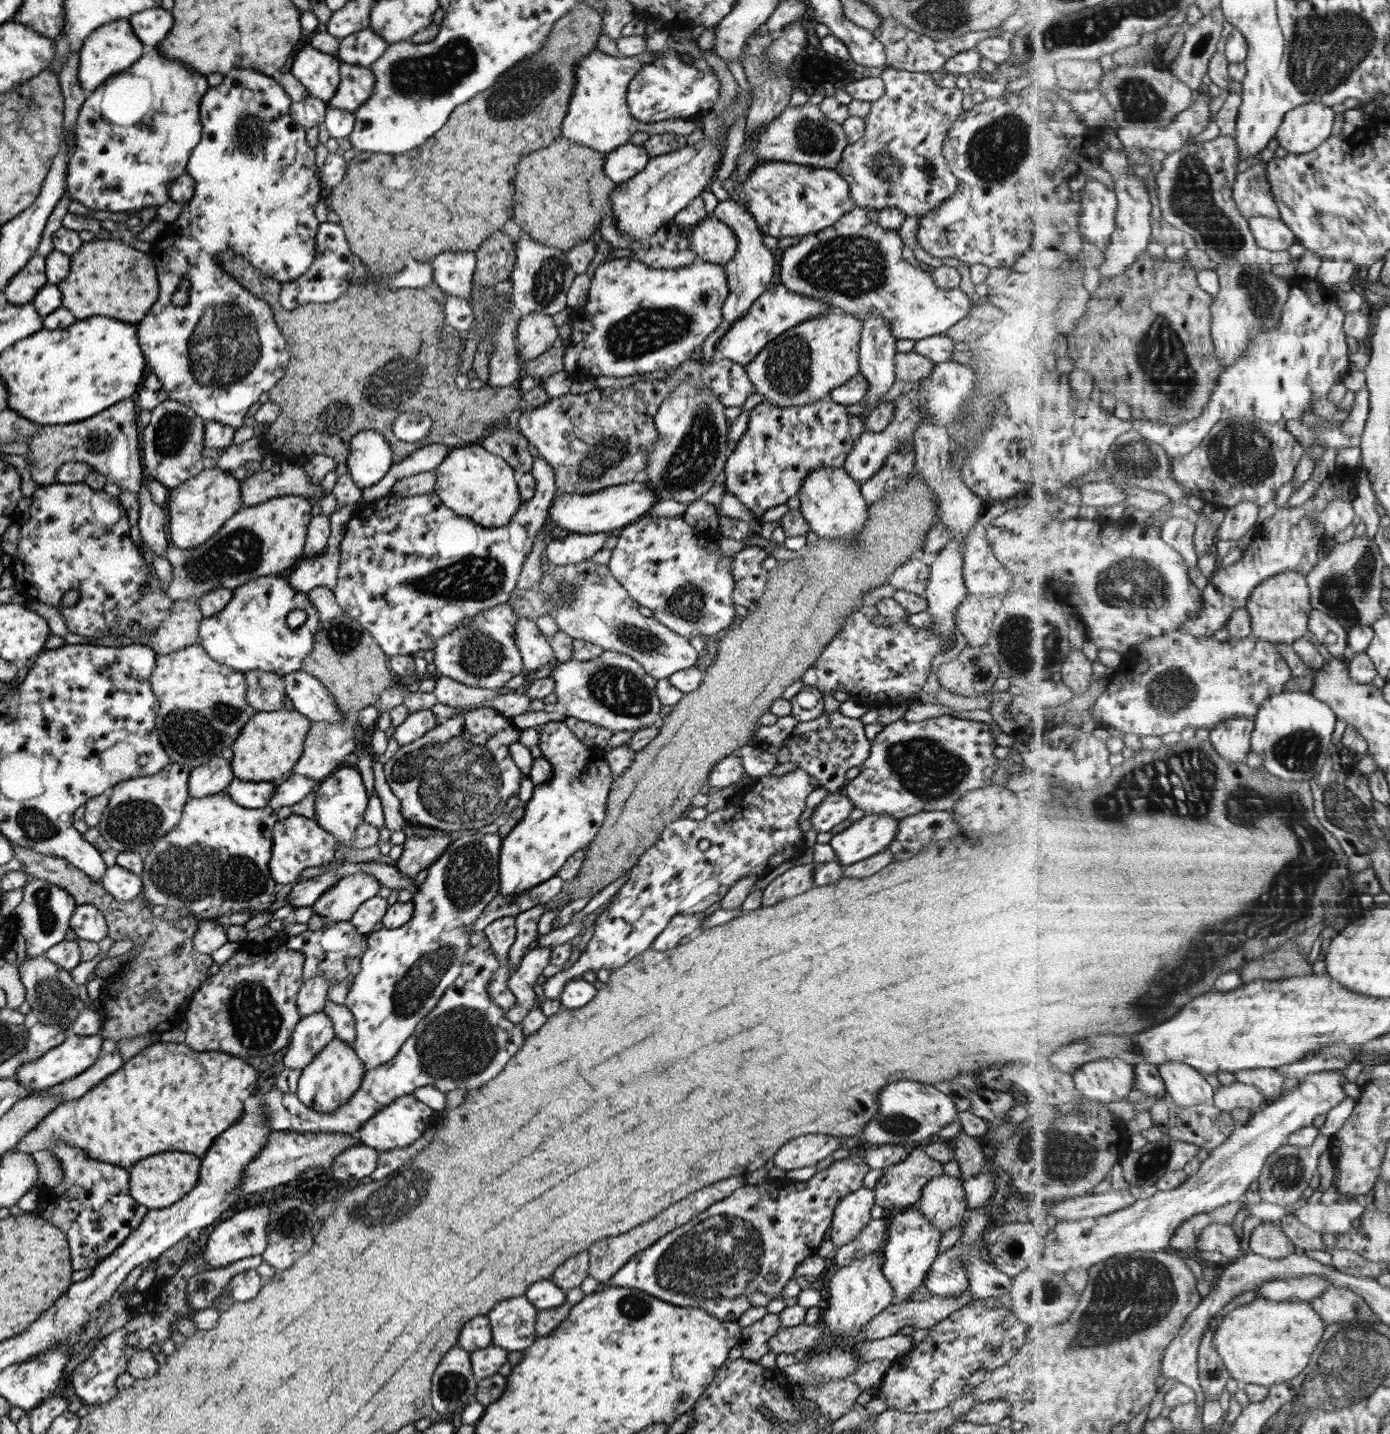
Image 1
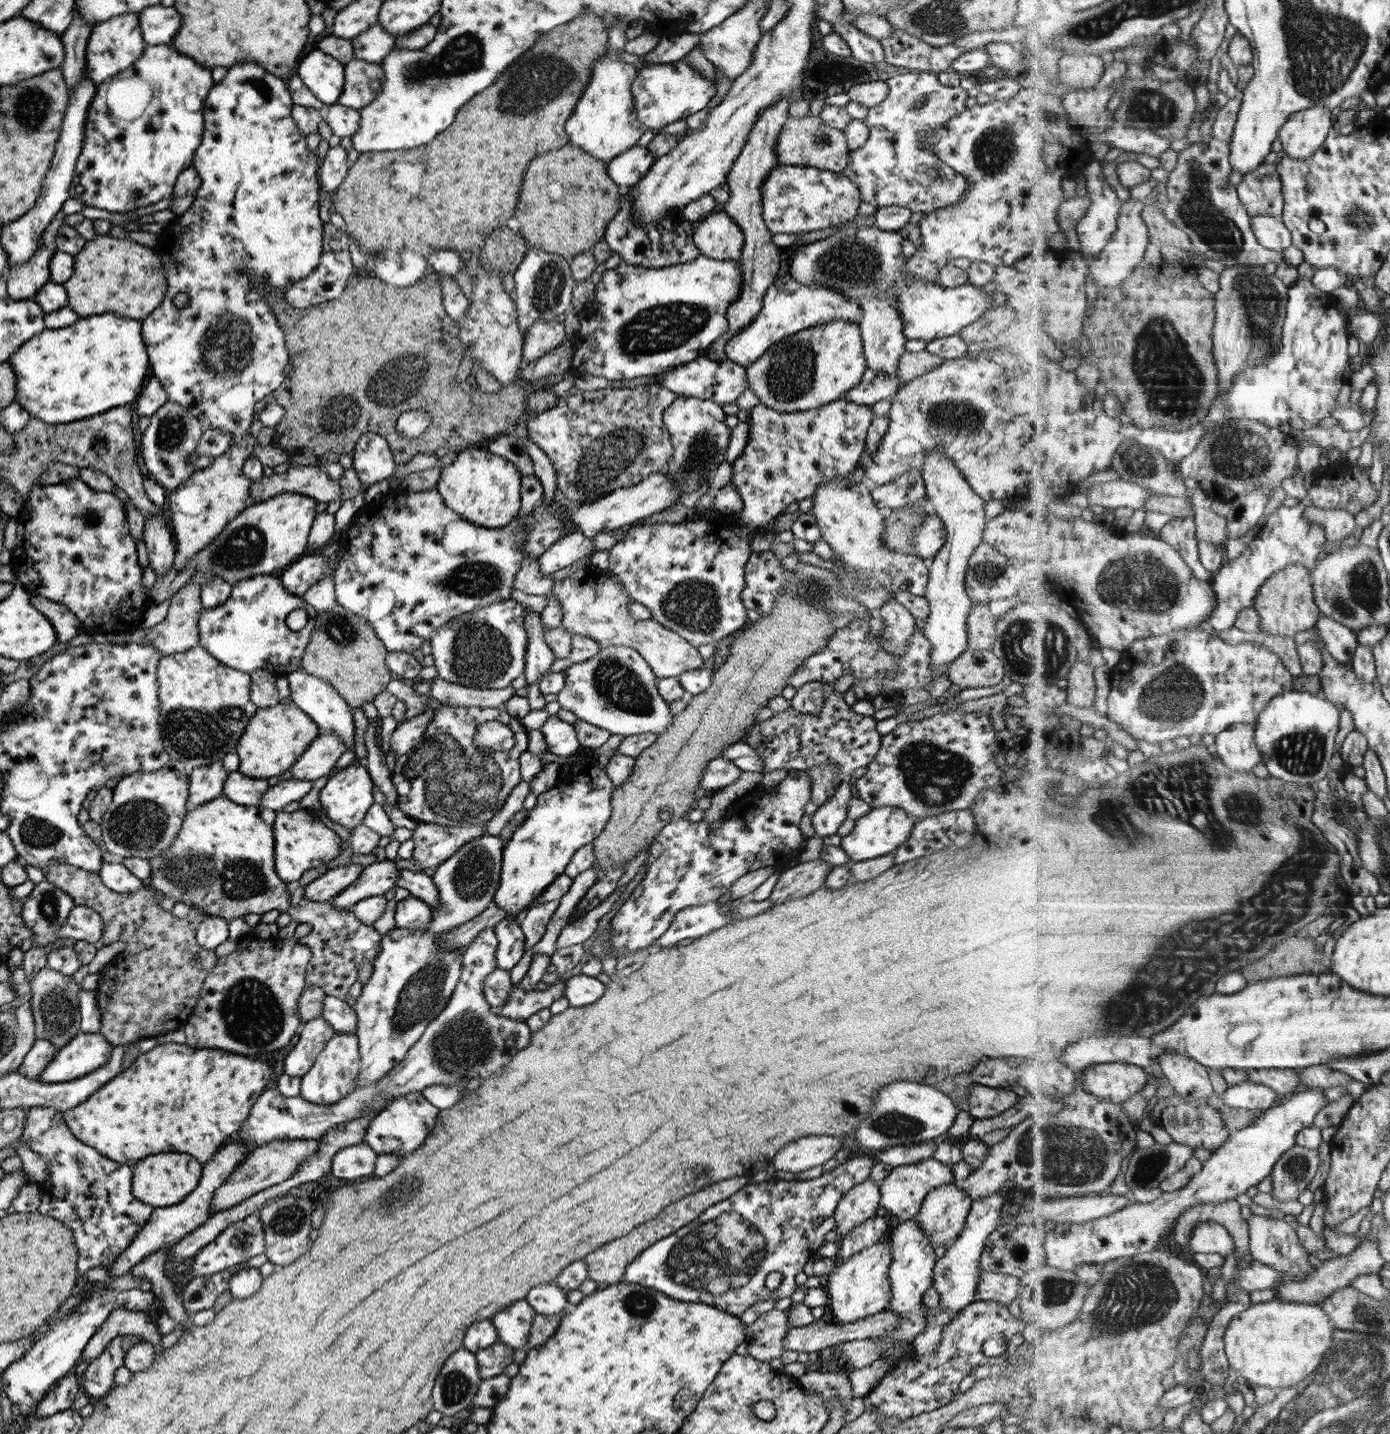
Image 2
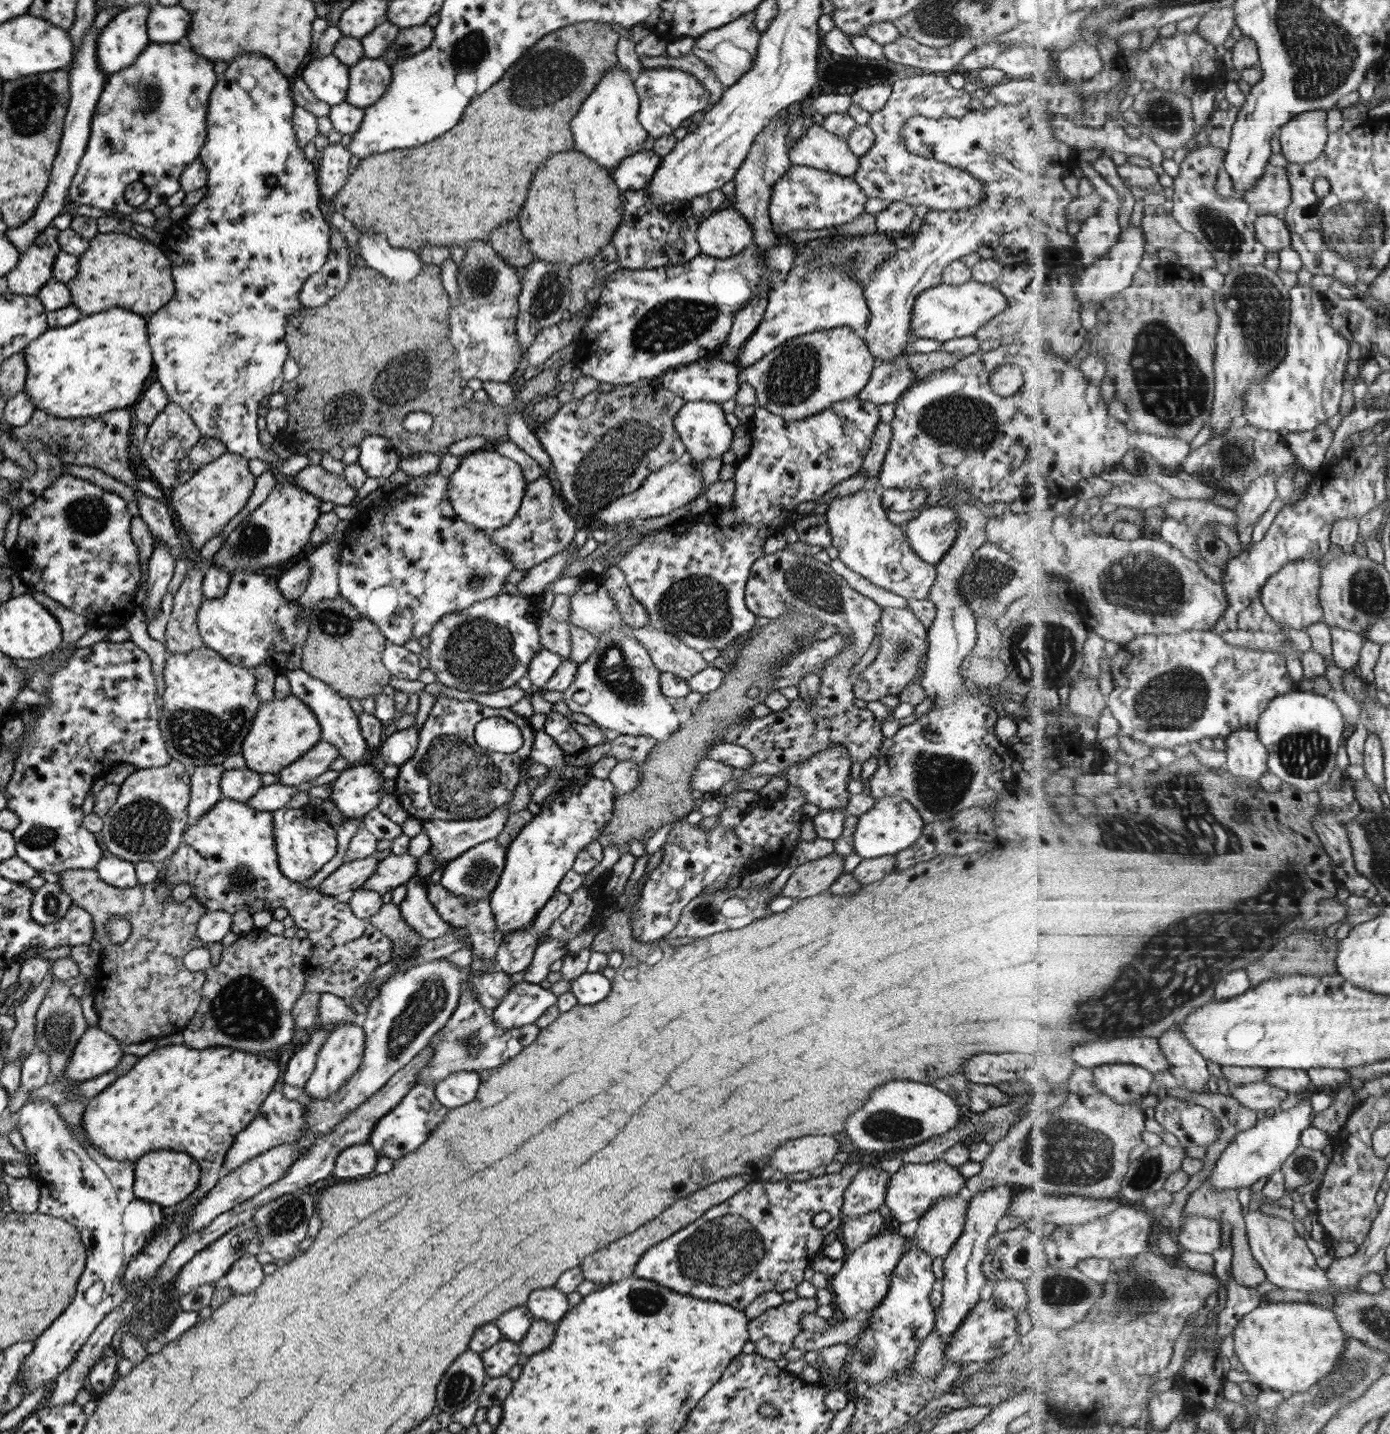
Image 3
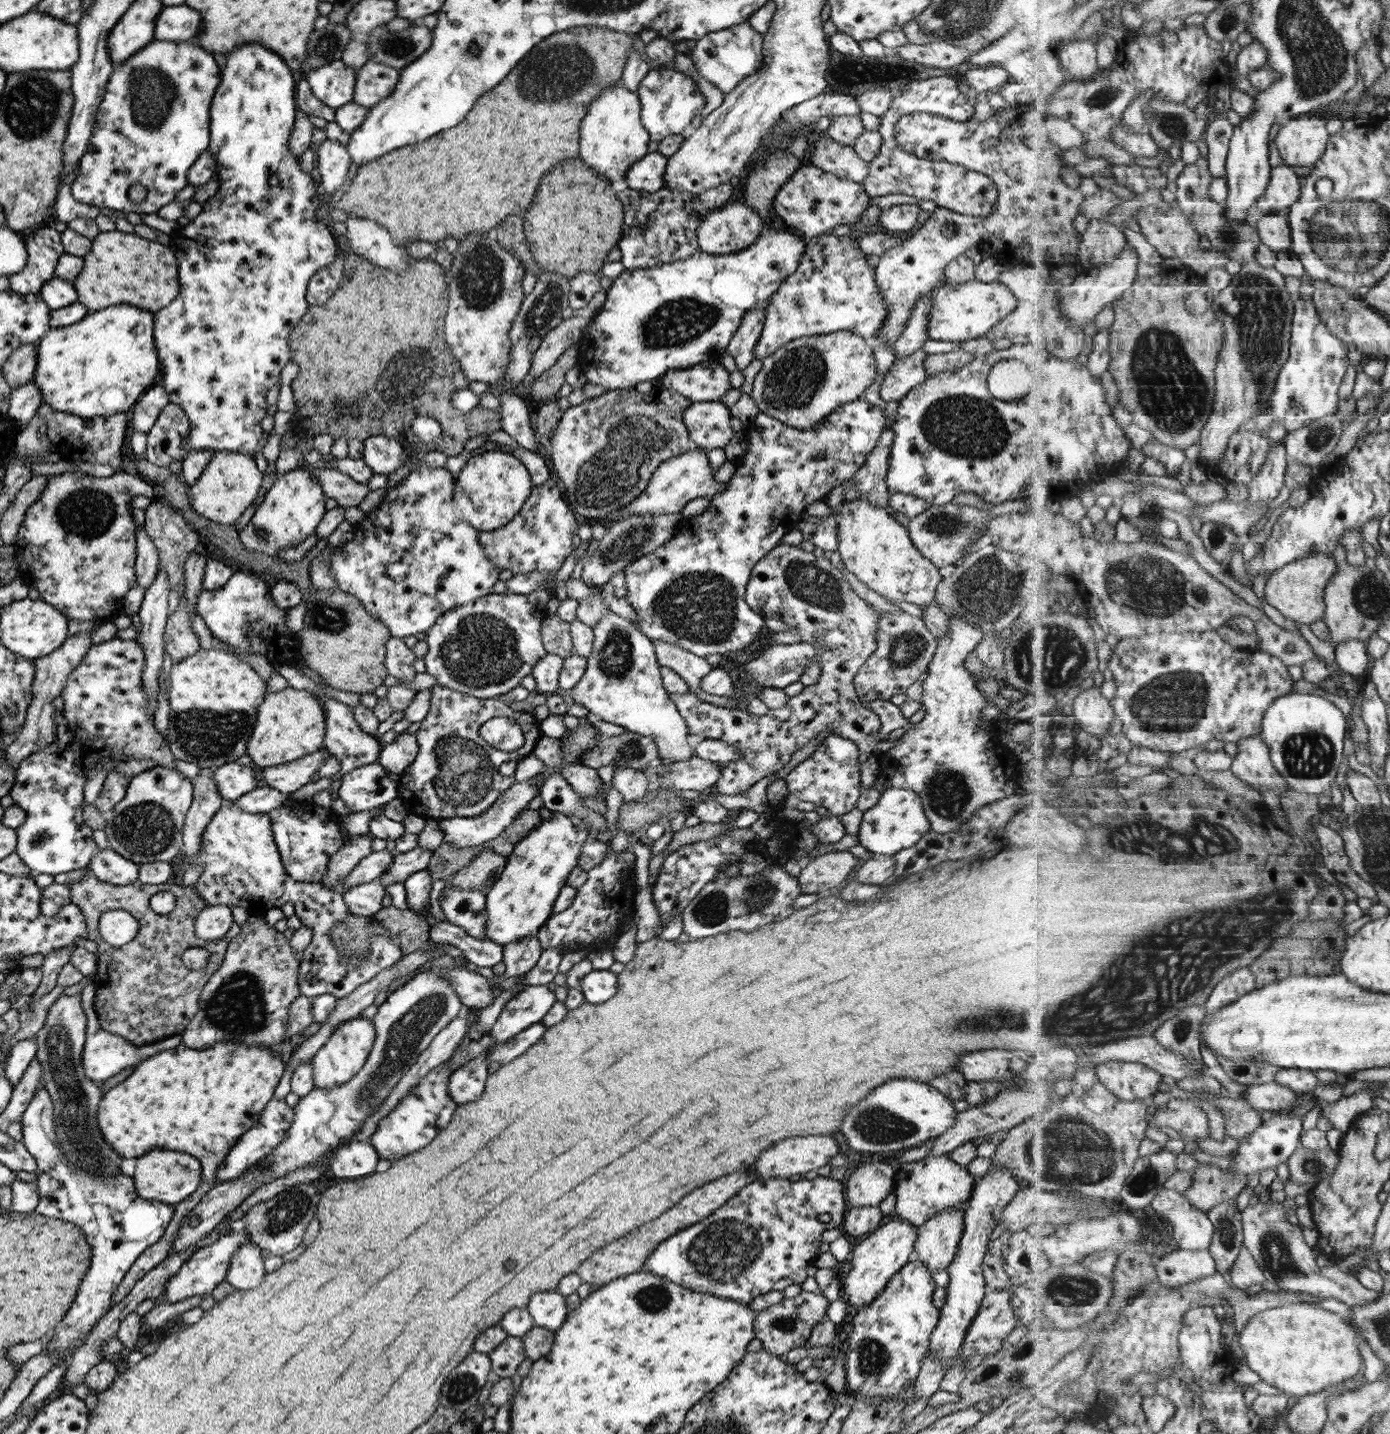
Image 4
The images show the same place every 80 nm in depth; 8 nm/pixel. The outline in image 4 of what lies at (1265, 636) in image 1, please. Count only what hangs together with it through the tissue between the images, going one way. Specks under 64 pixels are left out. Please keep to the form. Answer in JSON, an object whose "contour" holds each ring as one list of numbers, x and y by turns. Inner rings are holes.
{"contour":[[1314,551,1307,558,1296,560,1270,573,1266,580,1264,599,1289,620,1306,625,1313,624,1326,613,1325,589,1338,566,1331,555]]}

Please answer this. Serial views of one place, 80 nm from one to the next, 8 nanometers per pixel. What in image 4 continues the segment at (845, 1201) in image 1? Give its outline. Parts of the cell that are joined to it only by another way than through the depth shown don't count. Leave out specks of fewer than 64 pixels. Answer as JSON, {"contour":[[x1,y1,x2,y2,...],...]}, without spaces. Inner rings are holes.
{"contour":[[878,1161,859,1166,843,1187,847,1208,878,1206,881,1200,892,1193,896,1169,891,1163,887,1165]]}

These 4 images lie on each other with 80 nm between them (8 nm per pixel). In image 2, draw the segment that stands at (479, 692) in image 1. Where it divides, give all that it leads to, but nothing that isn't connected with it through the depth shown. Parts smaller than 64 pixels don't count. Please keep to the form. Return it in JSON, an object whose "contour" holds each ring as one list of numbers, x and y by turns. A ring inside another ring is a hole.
{"contour":[[436,677,430,683,429,693,441,705,453,707,499,708,511,697,520,694,511,687,491,689,469,688]]}

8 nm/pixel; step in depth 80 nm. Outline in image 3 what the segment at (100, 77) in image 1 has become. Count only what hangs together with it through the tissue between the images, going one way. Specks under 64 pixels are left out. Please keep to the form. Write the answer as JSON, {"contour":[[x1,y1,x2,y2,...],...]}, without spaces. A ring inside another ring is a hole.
{"contour":[[135,4,131,8,119,11,100,28,96,38,95,56,98,67,104,74,110,75,127,68,135,57,150,43,147,38,145,21,150,9,149,4]]}

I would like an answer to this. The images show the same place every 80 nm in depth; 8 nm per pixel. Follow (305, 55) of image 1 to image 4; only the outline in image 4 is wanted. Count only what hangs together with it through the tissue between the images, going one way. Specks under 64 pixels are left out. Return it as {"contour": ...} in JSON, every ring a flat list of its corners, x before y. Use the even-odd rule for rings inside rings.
{"contour":[[341,59,314,68,304,78,311,94,329,108,336,109,352,102,355,71,347,67]]}

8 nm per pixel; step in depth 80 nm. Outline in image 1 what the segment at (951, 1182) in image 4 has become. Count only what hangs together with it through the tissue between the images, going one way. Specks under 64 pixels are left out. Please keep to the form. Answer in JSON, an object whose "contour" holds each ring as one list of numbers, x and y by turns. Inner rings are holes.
{"contour":[[912,1145,909,1158,901,1160,897,1164,882,1169,881,1178,877,1180,873,1190,874,1201,881,1208,891,1208,891,1210,904,1211,904,1208,915,1205,921,1196,921,1188,943,1174,942,1164,928,1158,919,1145]]}

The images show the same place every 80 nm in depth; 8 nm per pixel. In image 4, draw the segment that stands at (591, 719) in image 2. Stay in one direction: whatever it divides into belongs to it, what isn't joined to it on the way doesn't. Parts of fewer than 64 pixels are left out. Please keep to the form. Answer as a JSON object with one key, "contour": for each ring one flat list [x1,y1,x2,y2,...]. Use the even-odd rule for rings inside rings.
{"contour":[[609,609,592,632,593,643,587,657,587,668,581,680,569,690,573,704,581,705,587,713,603,722,652,738,659,758,671,762,689,760,695,754,693,745,687,741,687,726,663,688,651,642,635,625]]}

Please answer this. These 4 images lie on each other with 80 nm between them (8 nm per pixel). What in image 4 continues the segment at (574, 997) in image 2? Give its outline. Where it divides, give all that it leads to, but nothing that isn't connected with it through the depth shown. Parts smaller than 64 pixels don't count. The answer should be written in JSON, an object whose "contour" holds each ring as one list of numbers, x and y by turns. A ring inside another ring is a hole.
{"contour":[[591,969,582,975,577,987,583,995,584,1002,599,1004,616,993,616,974,607,969]]}

